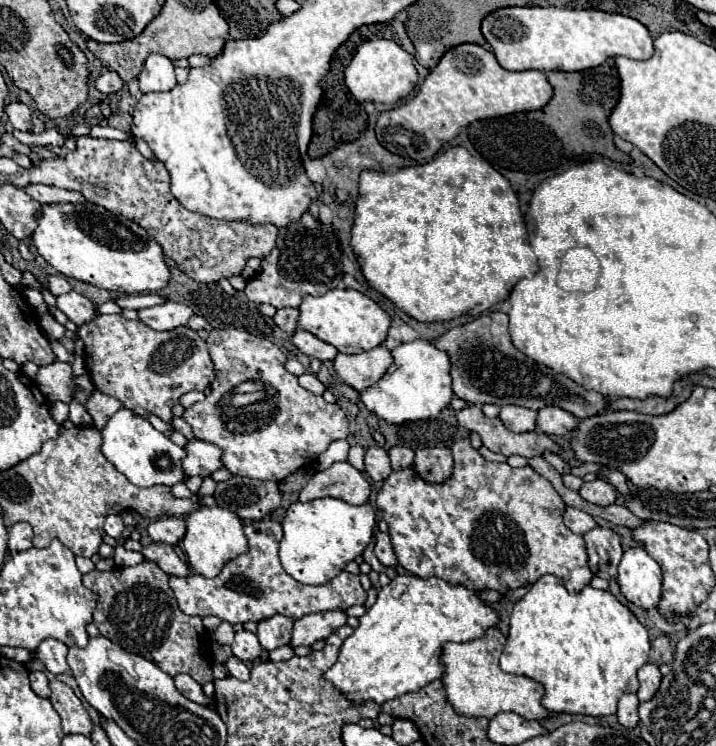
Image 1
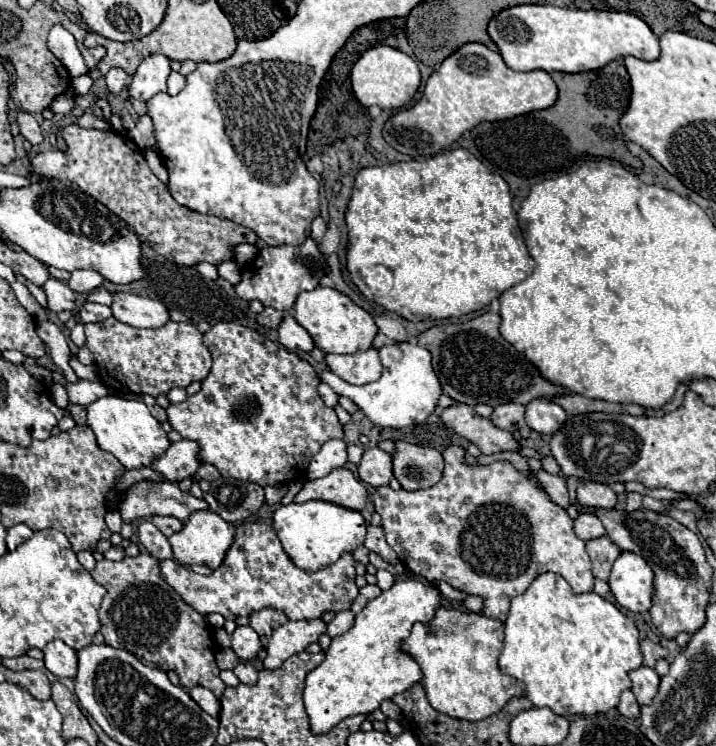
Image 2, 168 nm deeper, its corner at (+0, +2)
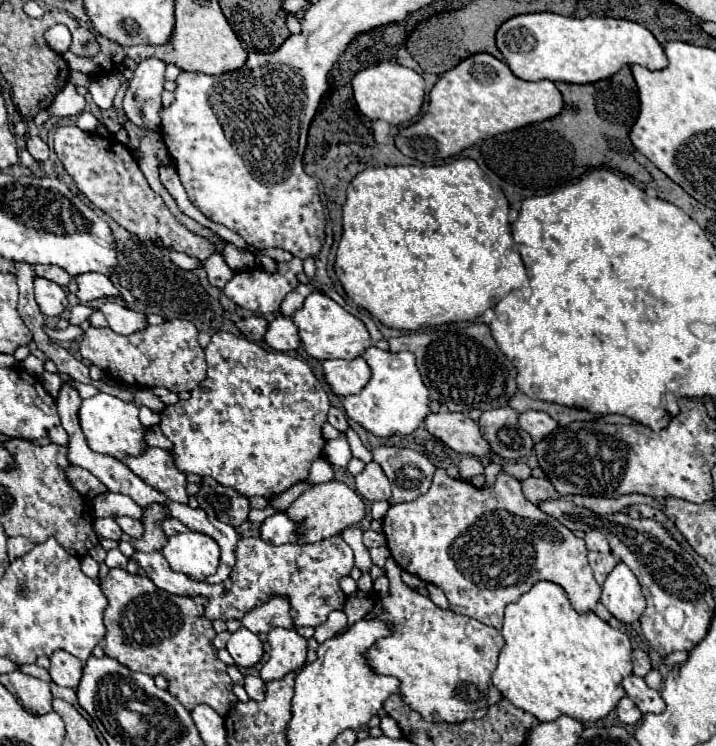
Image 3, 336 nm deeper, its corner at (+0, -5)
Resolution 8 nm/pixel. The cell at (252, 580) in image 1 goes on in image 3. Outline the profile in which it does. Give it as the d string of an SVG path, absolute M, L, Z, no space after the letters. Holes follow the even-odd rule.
M333 535L311 545L287 543L279 547L263 541L261 537L243 537L237 541L235 565L229 579L217 585L201 583L173 571L159 551L135 553L131 559L139 563L143 573L153 579L159 589L181 597L205 597L205 617L211 621L243 619L249 611L271 601L273 597L285 597L291 605L291 617L295 627L317 627L327 621L327 615L331 611L343 609L347 595L343 593L339 581L343 577L349 577L353 569L353 551L341 535Z

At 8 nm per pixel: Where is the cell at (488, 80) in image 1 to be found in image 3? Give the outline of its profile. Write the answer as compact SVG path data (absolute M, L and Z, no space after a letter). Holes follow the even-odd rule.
M475 53L447 71L433 85L427 113L417 123L399 129L395 135L395 147L411 159L435 163L461 153L481 139L551 119L559 115L561 107L563 99L553 81L523 81L493 55Z

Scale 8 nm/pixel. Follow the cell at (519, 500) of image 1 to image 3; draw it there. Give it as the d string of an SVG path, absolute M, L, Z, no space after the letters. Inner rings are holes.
M439 467L439 469L435 471L431 489L429 489L425 495L421 495L419 499L415 499L415 501L411 501L411 503L395 503L395 505L389 507L387 515L383 517L383 533L385 533L387 547L389 547L391 555L393 555L393 559L397 561L397 565L399 565L403 571L407 571L407 573L411 573L411 575L417 575L417 577L423 579L425 583L437 585L437 587L447 595L449 605L451 605L451 609L453 609L455 613L473 617L473 619L481 621L483 625L495 627L497 631L499 631L501 625L503 625L505 607L507 607L509 603L515 603L525 591L531 589L531 585L533 585L535 581L541 581L541 579L553 581L553 583L561 585L561 587L565 589L565 593L567 593L571 605L573 605L575 611L579 611L579 613L583 613L583 611L595 611L595 605L599 603L599 597L601 597L601 587L595 583L593 571L591 571L591 567L589 567L589 563L587 563L587 549L585 549L583 539L577 537L575 533L571 533L571 531L569 531L565 525L561 525L557 519L553 519L551 515L543 513L539 507L535 507L533 503L529 503L529 501L525 499L523 491L521 491L521 483L519 483L515 477L511 477L509 473L505 473L505 471L501 471L501 473L497 475L495 485L477 489L477 487L473 487L471 483L467 483L467 481L463 481L463 479L453 479L453 477L449 477L447 471L445 471L443 467Z

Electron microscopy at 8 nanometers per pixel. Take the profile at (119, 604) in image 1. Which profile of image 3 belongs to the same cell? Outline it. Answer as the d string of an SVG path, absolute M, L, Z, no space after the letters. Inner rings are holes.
M109 569L107 577L103 577L99 581L101 591L105 593L105 597L109 599L109 605L105 609L105 627L107 627L107 635L101 639L101 647L105 651L107 657L117 659L119 663L131 667L133 671L141 671L147 673L151 677L155 675L163 675L169 681L169 693L175 695L183 707L187 707L189 711L199 705L199 703L207 703L211 705L219 715L227 715L231 703L237 701L237 697L231 691L231 677L227 675L227 665L219 661L215 647L213 647L213 625L211 621L203 615L203 607L205 607L205 599L203 597L179 597L179 595L171 595L159 587L153 585L153 581L147 575L131 575L125 569Z

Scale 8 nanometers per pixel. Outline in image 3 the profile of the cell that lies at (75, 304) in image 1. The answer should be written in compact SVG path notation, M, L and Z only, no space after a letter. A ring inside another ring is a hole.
M35 277L35 299L43 315L59 317L67 307L67 293L61 285Z

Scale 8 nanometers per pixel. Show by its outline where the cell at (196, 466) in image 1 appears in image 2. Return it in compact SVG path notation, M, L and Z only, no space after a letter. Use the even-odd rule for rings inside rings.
M179 440L167 448L159 460L151 460L149 468L161 472L169 482L181 482L187 476L193 476L201 466L197 458L199 446L191 440Z

